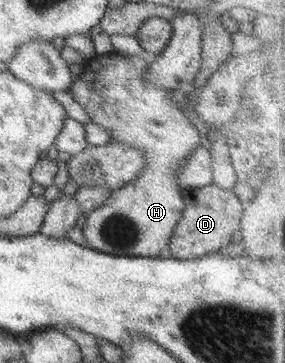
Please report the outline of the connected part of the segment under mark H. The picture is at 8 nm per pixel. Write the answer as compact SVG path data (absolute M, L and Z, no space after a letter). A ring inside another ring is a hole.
M110 53L94 56L85 60L85 69L73 80L70 93L86 111L91 123L103 127L110 134L111 142L120 142L126 146L137 147L143 151L146 167L136 181L130 181L120 190L111 192L105 203L94 211L89 211L87 224L83 227L84 239L89 248L96 252L107 253L118 257L157 257L166 253L176 224L185 209L184 187L178 182L178 170L184 166L184 159L201 145L200 133L186 117L188 102L181 107L168 97L170 90L158 87L145 78L146 61L140 56L126 56L122 53Z

